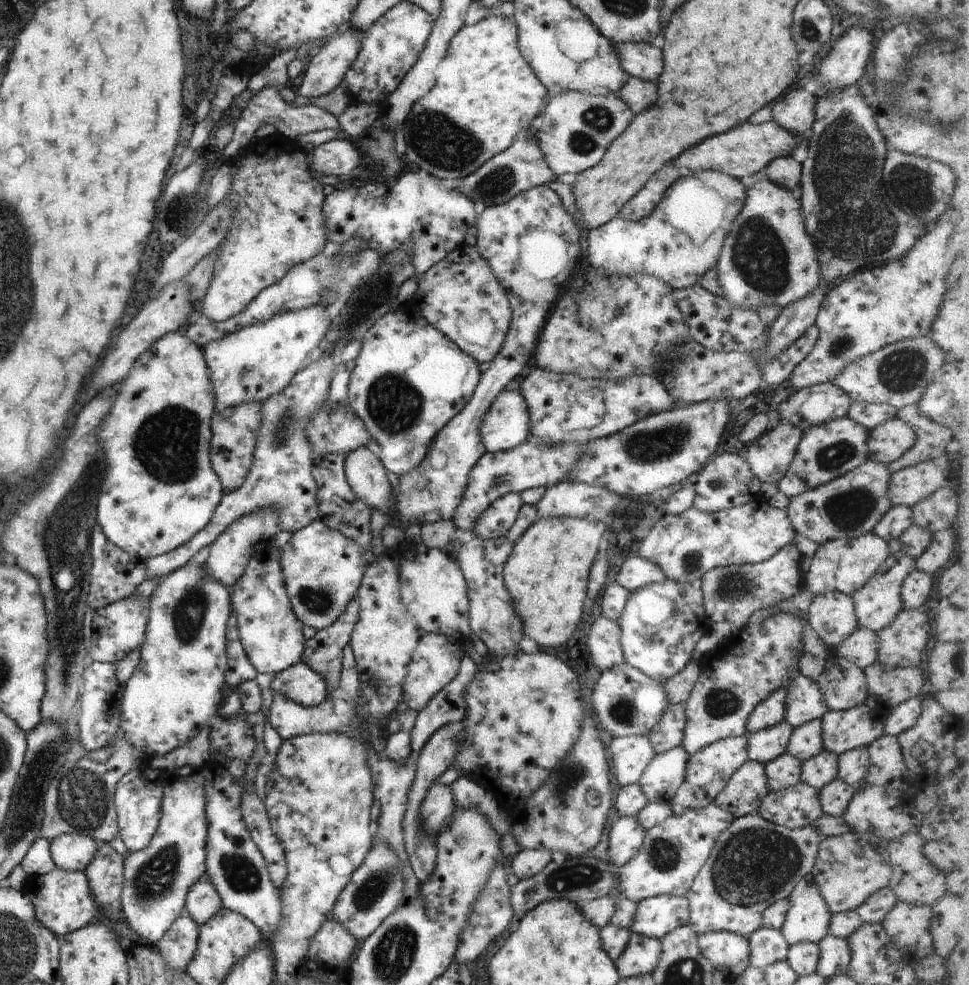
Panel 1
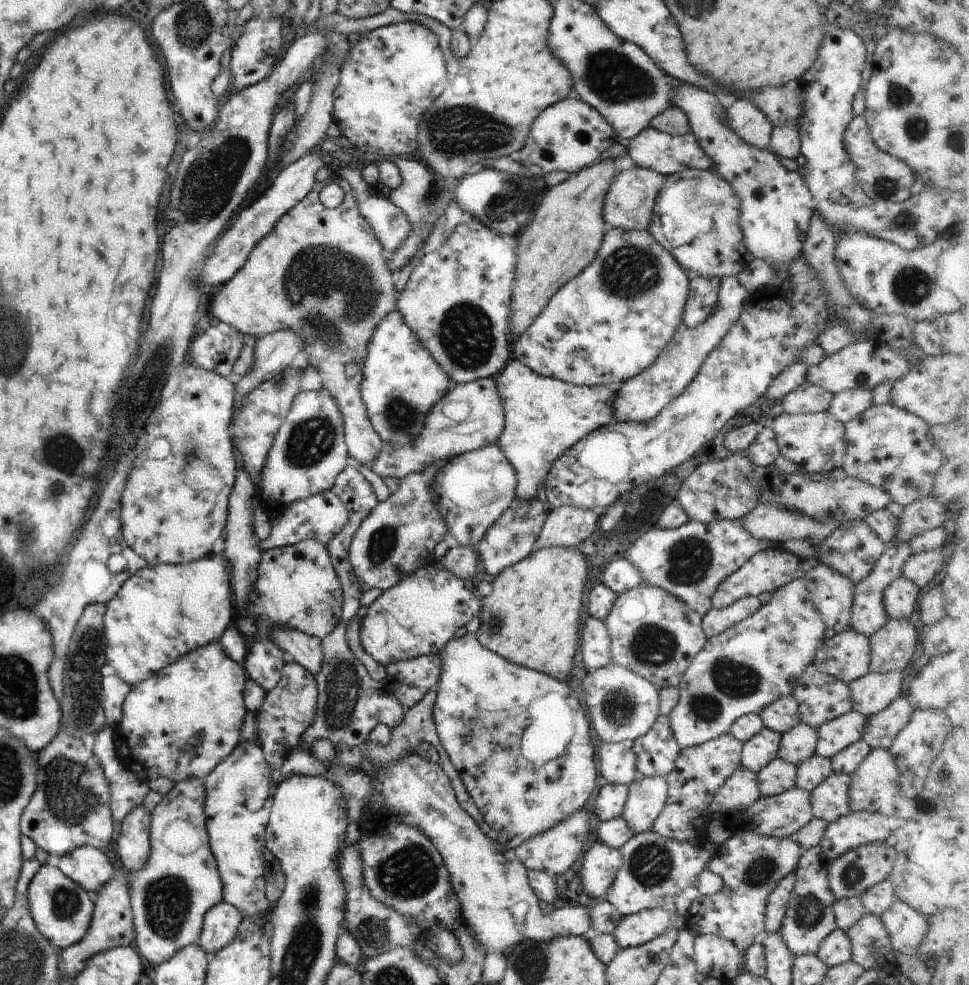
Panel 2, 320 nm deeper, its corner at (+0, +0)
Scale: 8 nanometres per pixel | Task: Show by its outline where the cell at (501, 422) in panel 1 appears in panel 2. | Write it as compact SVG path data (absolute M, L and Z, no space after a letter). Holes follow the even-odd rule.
M494 378L478 379L469 383L455 384L449 391L446 391L446 394L442 395L442 398L438 399L438 402L434 403L434 406L431 406L430 412L427 414L417 437L414 437L407 445L401 447L394 443L385 443L385 448L380 450L375 461L371 462L370 467L380 478L386 478L386 476L392 478L394 476L394 478L403 479L409 474L422 471L427 466L441 466L451 458L463 455L465 452L487 447L488 445L496 445L504 428L504 419L502 401ZM448 400L450 402L466 402L470 406L468 417L462 420L462 422L457 422L446 416L444 414L444 406L448 404Z

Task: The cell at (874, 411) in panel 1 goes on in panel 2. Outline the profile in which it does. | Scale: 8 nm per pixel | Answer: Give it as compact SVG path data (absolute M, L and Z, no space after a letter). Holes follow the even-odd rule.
M857 386L854 390L836 393L827 411L838 419L838 422L846 424L872 405L873 391Z

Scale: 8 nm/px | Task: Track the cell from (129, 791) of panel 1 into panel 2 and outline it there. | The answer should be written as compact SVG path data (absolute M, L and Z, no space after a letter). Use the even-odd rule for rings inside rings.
M142 805L135 807L122 822L122 833L116 842L118 856L125 872L139 871L150 858L151 814Z

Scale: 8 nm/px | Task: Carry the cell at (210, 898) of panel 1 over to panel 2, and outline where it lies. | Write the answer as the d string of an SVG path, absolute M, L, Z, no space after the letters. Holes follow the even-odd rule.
M226 901L215 904L205 914L202 934L197 944L206 954L214 954L228 946L236 938L243 915L235 906Z

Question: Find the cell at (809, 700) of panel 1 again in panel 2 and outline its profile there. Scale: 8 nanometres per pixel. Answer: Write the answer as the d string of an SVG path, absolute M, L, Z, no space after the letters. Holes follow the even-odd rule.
M793 695L778 698L777 701L762 709L759 715L766 729L775 730L781 735L801 722L799 704Z

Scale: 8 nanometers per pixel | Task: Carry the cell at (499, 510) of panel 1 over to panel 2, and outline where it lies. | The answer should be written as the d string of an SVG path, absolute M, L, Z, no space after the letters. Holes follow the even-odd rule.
M512 358L495 378L504 413L504 428L498 448L514 467L515 496L528 499L537 496L538 485L545 480L556 459L581 441L587 434L613 423L615 392L606 385L573 385L552 377L536 374Z

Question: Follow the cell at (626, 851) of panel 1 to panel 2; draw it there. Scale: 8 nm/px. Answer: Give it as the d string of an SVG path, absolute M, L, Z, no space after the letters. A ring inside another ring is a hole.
M596 842L582 858L580 884L583 891L594 900L604 901L606 891L623 863L619 849Z

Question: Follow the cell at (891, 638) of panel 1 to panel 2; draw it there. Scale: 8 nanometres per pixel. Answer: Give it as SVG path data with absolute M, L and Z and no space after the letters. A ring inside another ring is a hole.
M889 619L870 639L870 673L902 671L916 652L918 633L909 619Z

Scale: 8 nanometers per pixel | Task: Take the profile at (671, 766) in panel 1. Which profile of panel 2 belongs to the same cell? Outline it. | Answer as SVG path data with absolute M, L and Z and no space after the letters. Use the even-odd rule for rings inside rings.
M639 776L629 785L622 818L634 834L650 831L666 804L668 783L665 777Z

